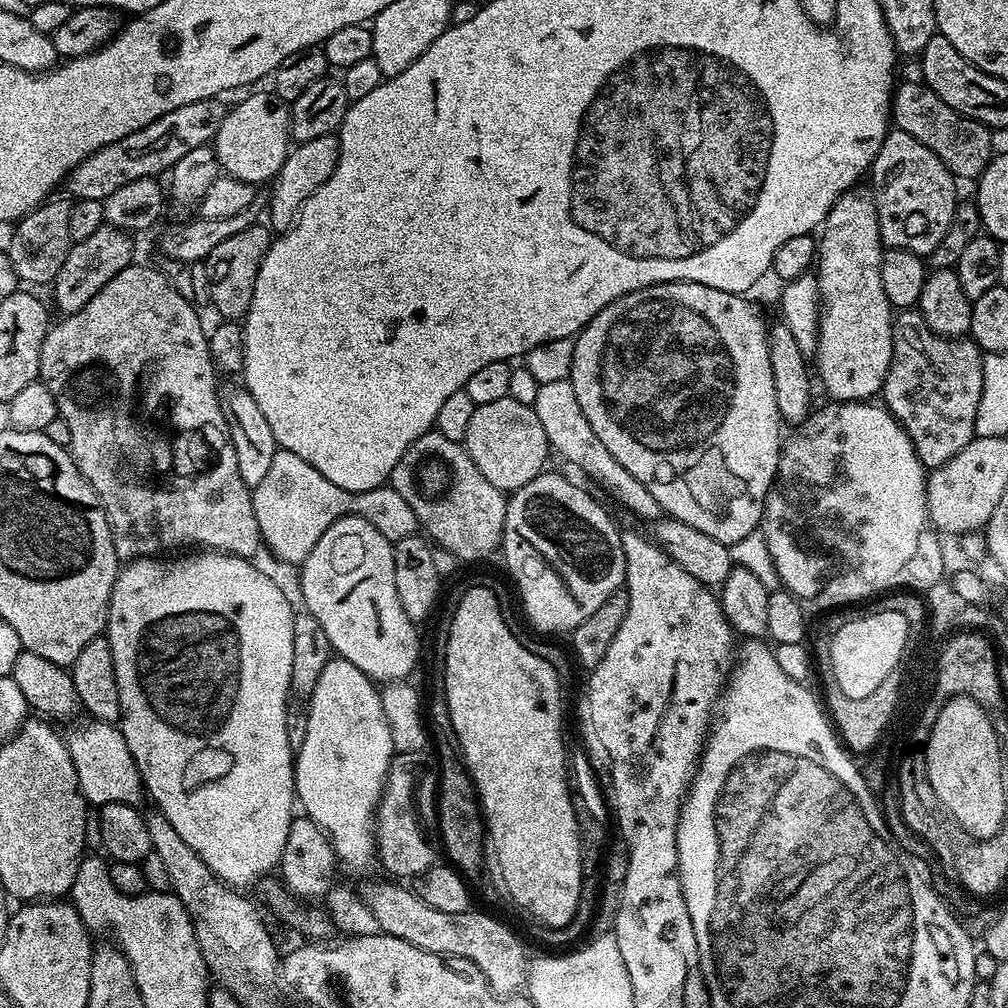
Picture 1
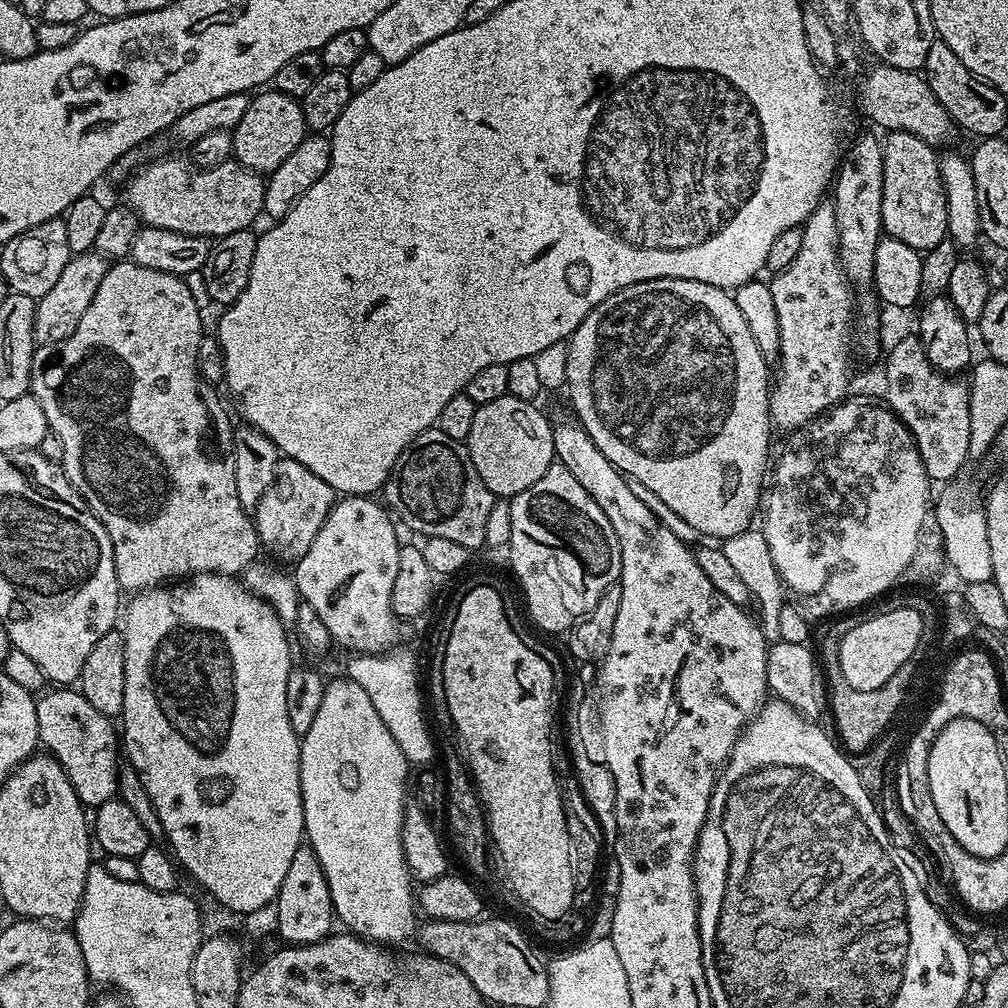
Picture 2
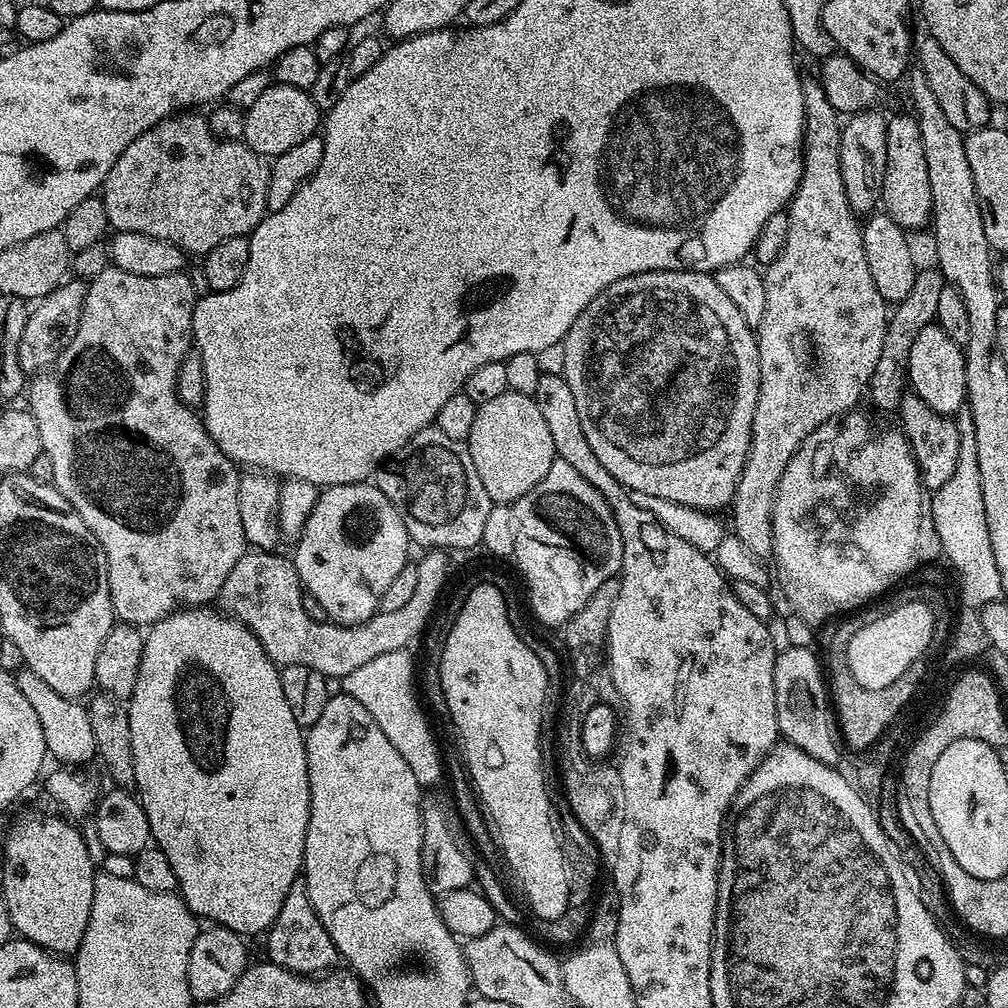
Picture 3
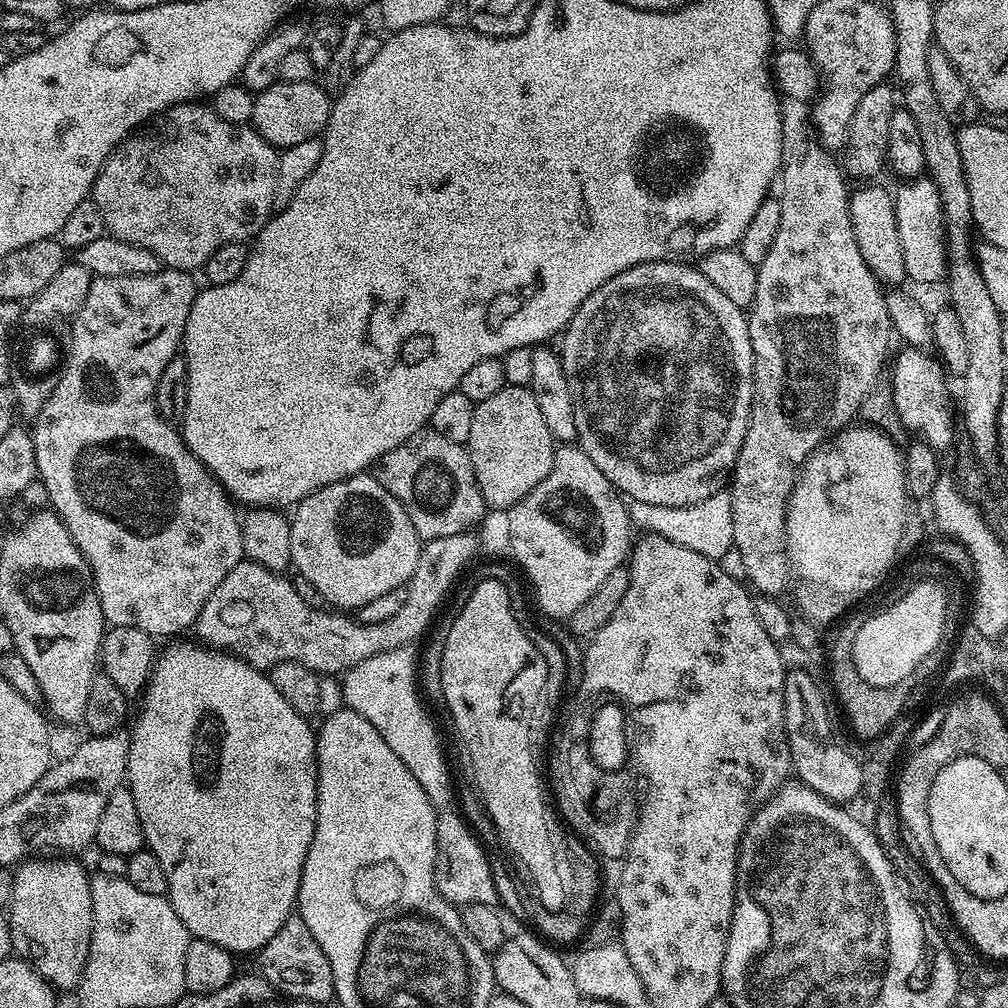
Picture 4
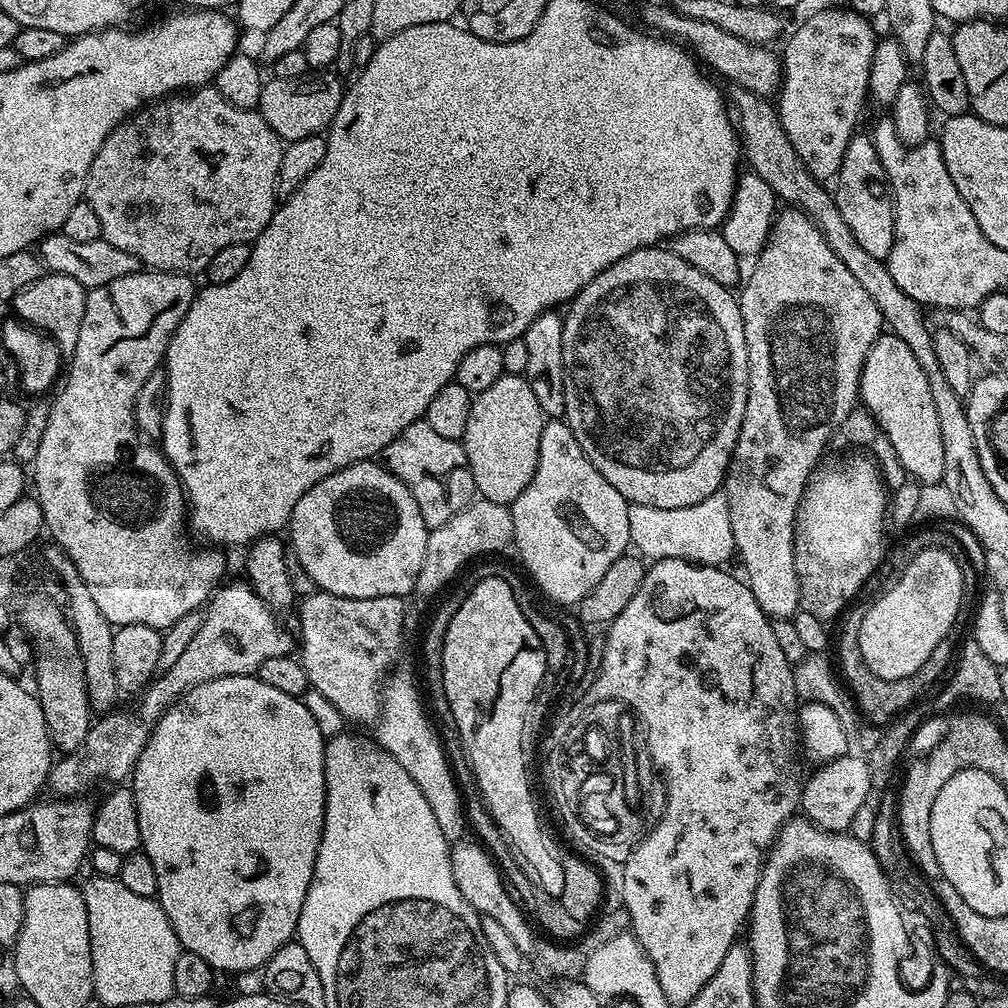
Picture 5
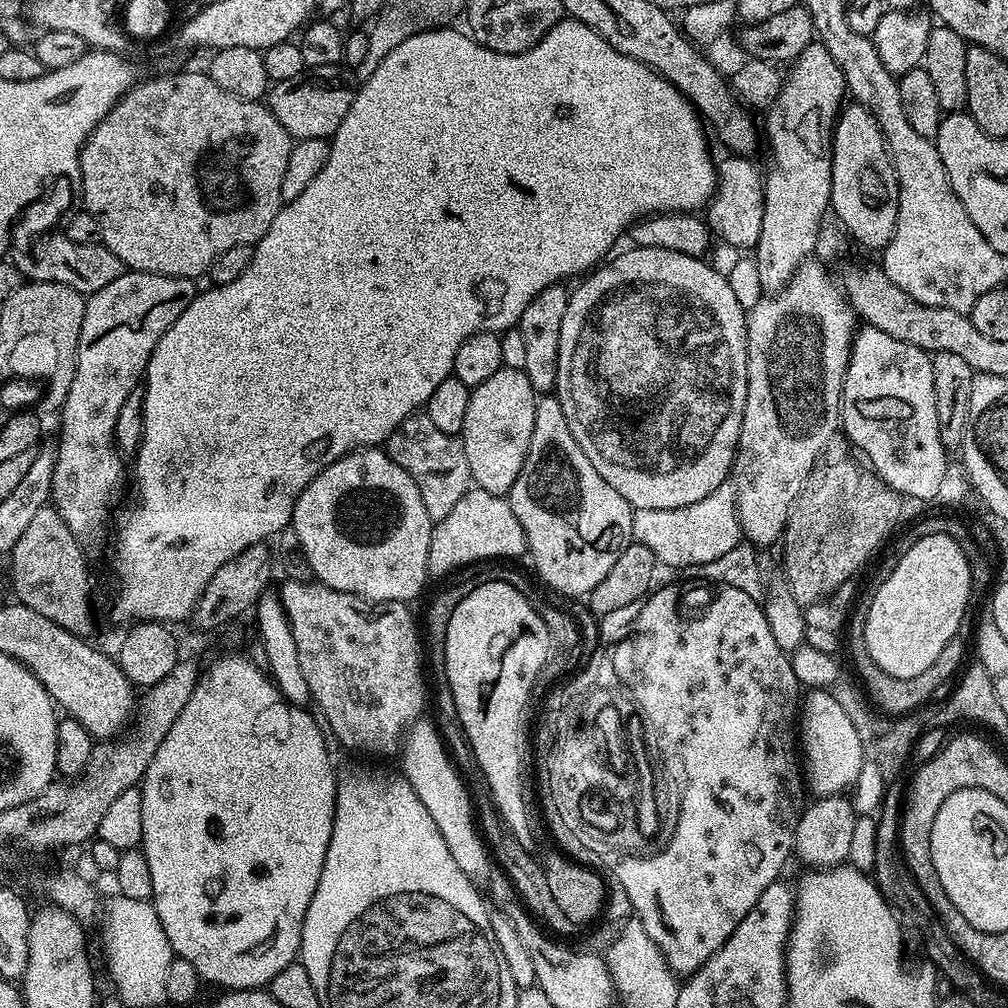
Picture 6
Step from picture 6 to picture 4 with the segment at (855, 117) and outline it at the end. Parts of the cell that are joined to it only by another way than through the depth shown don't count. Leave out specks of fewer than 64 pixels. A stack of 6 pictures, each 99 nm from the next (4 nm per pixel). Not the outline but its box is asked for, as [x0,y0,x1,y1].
[848,182,906,286]

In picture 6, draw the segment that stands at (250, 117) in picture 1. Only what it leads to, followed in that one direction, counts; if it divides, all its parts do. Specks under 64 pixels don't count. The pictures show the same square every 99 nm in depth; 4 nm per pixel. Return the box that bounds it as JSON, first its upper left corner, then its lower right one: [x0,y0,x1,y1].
[266,68,353,141]

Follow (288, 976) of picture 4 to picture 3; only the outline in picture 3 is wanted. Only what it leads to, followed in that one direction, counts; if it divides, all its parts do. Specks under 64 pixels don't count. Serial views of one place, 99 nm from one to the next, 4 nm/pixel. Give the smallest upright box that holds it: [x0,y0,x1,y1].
[266,883,338,976]

